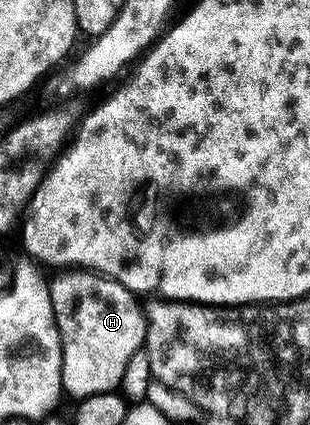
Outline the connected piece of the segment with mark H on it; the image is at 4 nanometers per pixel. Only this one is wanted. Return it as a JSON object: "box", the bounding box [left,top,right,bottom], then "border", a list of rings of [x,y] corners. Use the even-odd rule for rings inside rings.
{"box":[48,268,148,400],"border":[[[68,268],[57,274],[60,275],[51,279],[48,291],[60,333],[63,393],[73,394],[73,399],[76,400],[95,394],[111,394],[119,387],[122,372],[126,372],[126,364],[130,364],[130,356],[134,356],[134,352],[143,347],[148,327],[145,311],[136,303],[139,302],[137,295],[113,278],[105,278],[103,274],[83,268]]]}

